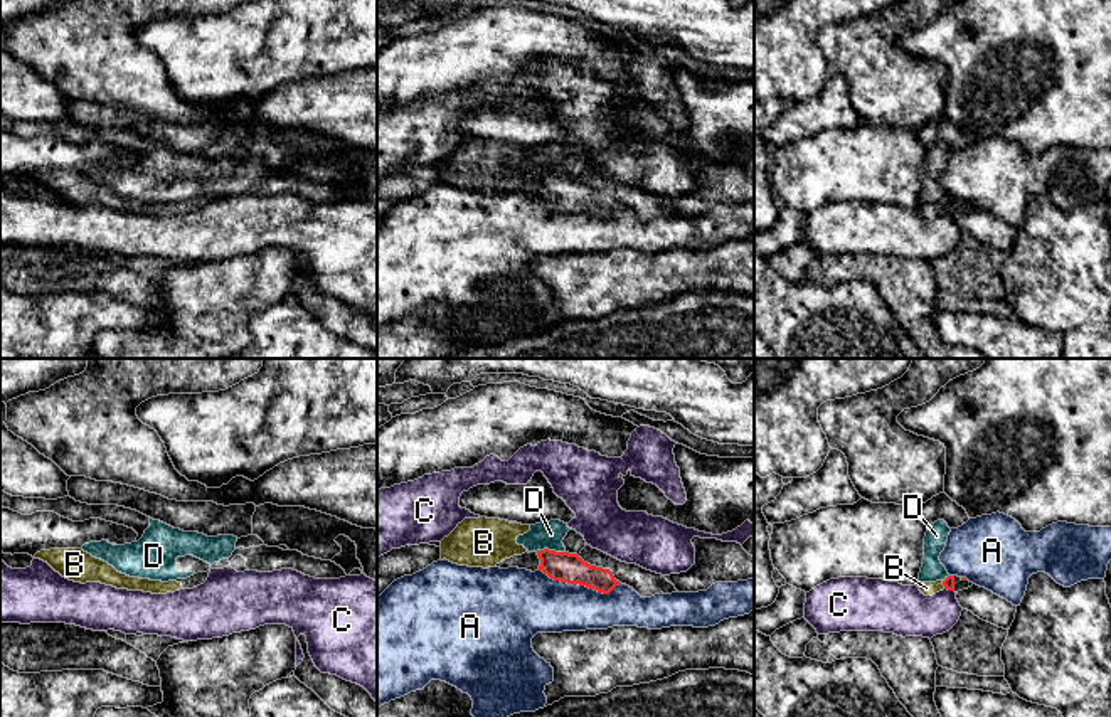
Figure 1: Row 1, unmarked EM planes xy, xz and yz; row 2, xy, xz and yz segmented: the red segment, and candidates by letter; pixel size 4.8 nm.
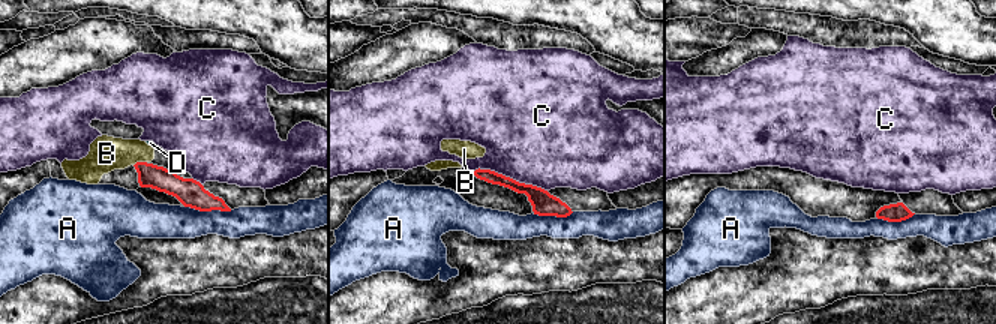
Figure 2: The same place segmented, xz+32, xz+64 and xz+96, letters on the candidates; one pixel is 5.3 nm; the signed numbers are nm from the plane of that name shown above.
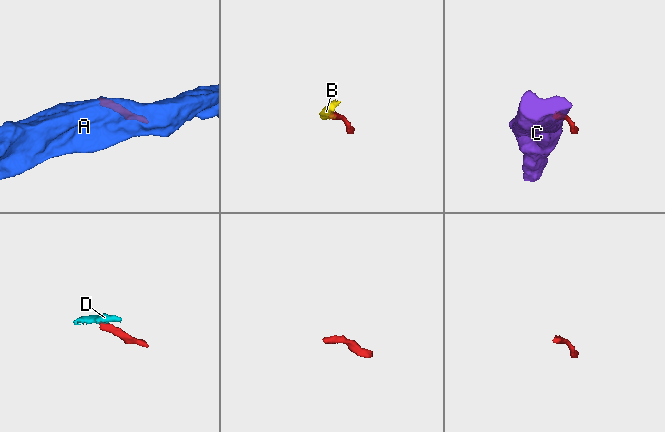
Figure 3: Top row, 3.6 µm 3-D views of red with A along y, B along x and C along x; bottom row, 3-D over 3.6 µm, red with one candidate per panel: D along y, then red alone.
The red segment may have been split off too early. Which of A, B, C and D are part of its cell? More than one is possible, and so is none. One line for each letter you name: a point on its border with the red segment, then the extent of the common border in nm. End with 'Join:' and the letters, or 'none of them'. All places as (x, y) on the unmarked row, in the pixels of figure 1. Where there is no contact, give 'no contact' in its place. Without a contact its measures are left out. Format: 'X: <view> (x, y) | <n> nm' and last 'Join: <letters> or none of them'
B: yz (943, 207) | 40 nm
Join: B

